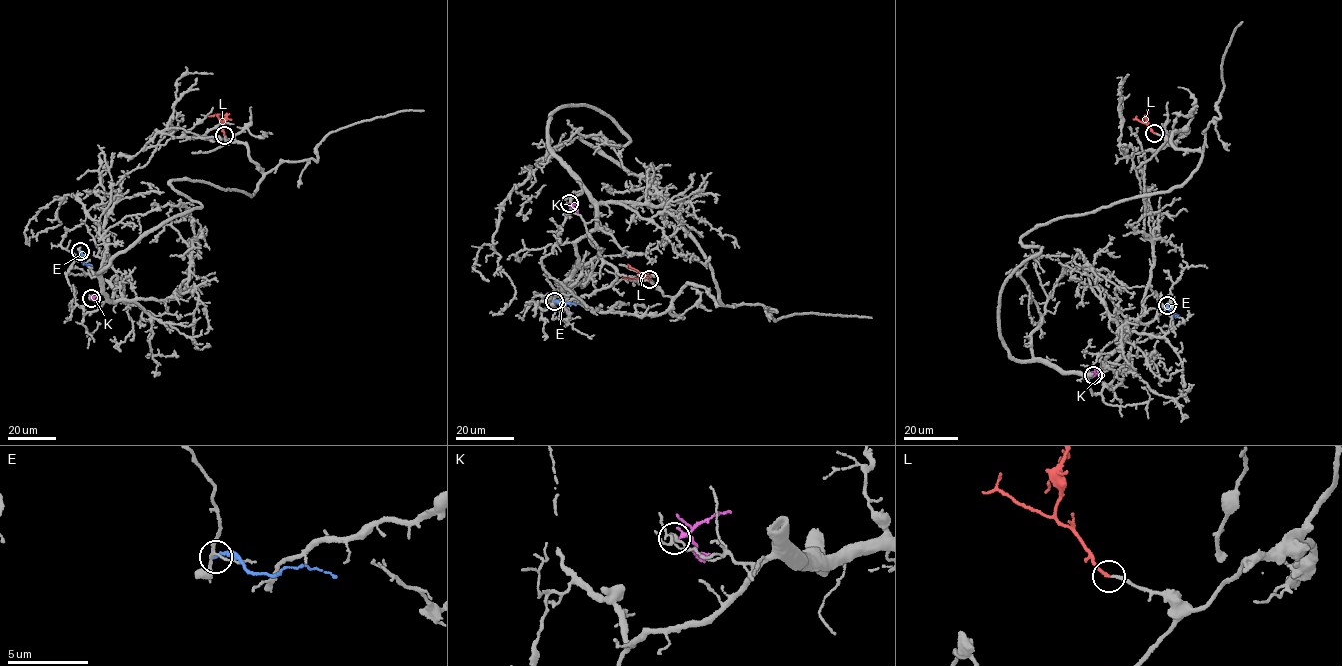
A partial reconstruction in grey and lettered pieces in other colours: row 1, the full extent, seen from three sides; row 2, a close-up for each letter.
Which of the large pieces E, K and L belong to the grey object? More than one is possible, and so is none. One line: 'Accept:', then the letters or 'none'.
Accept: L

